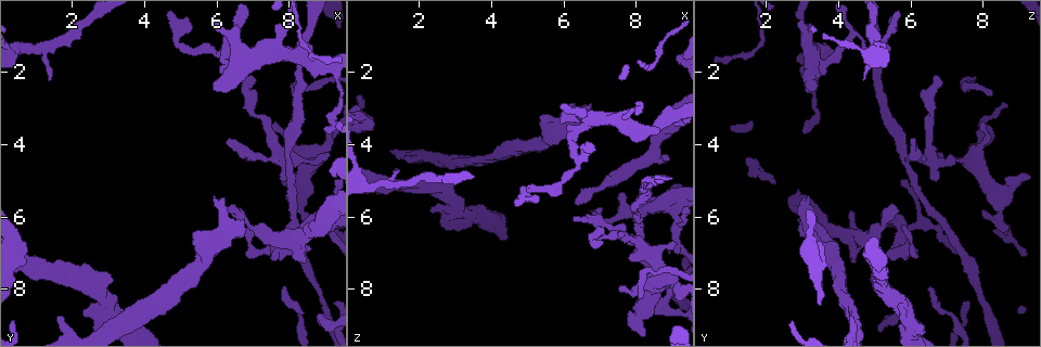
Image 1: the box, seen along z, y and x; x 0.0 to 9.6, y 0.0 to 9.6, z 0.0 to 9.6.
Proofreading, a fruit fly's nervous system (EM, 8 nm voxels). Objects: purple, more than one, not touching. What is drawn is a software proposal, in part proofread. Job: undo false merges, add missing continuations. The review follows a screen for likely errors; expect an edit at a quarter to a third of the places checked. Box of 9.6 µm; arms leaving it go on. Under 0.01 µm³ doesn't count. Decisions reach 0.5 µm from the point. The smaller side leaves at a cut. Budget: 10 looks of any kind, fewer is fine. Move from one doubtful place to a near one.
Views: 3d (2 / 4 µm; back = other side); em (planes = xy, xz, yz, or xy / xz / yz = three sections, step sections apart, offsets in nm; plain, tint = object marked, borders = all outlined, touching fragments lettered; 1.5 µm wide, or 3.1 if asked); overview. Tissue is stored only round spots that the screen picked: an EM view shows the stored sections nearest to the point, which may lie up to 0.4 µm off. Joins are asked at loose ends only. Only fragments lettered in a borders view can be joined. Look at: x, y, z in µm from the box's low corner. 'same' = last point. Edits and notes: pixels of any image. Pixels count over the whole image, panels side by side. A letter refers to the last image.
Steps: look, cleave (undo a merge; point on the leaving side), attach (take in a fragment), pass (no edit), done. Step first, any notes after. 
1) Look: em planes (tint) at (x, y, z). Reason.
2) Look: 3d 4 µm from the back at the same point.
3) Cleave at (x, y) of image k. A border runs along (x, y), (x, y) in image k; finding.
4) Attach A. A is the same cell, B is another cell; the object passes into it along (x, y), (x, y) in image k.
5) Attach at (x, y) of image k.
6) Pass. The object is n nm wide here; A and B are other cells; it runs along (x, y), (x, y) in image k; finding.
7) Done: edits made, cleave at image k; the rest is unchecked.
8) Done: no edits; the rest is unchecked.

Look: em 3.1 µm planes (plain) at (8.95, 5.95, 8.00). Branch stops here.

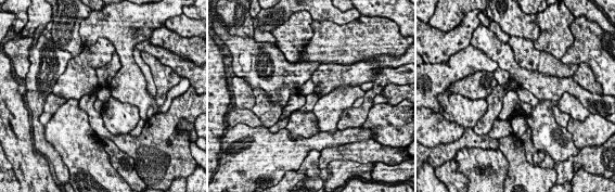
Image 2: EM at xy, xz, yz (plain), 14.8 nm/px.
Look: em 3.1 µm planes (borders) at the same point. See the neighbours.

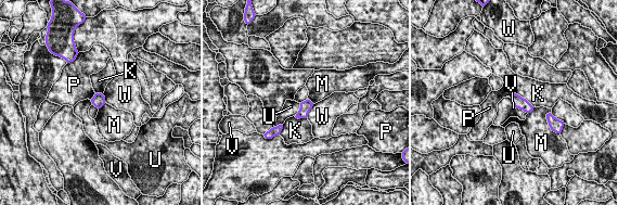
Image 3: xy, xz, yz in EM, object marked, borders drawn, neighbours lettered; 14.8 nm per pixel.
Pass. The longest contact is with K, 380 nm; K, M, P, U, V and W are other cells; a border runs along (510, 98), (516, 107), (527, 113) in image 3; no lettered fragment goes on from it.

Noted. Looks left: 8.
Look: em planes (tint) at (8.05, 2.60, 8.25). Free end.

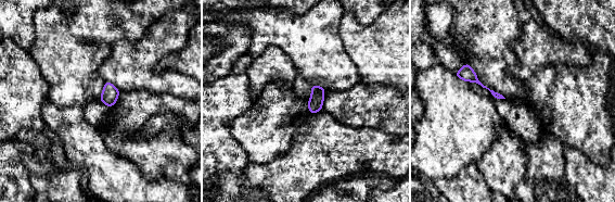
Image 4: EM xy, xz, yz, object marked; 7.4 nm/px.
Look: em planes (borders) at the same point.

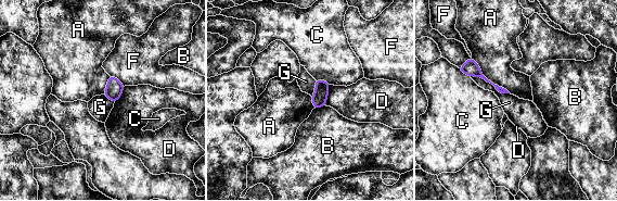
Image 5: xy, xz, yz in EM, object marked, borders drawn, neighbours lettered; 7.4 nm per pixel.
Pass. A, B, C, D, F and G are other cells; a border runs along (472, 57), (488, 79), (510, 92) in image 5; none of them fits.

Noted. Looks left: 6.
Look: em planes (tint) at (4.85, 0.95, 5.35). Abrupt turn.

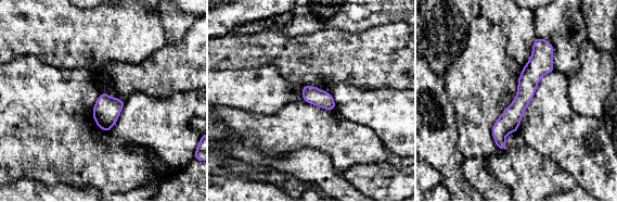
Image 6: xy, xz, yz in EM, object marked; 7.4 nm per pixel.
Look: em planes (borders) at the same point.

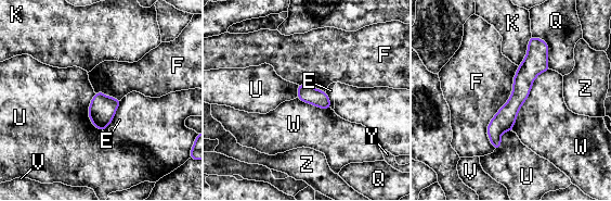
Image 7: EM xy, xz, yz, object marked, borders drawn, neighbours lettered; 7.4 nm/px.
Pass. E, F, K, Q, U, V, W, Y and Z are other cells; a border runs along (94, 93), (89, 118), (102, 130) in image 7; continuous, no second neuron.

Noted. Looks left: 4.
Look: 3d 4 µm at (8.35, 6.50, 4.35). Abrupt turn.

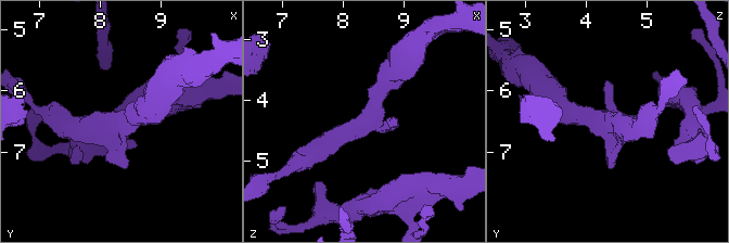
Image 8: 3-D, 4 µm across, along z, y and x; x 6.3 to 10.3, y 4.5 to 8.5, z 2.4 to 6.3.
Look: em yz step 4 (tint) at (8.30, 6.55, 4.40). Now the EM.

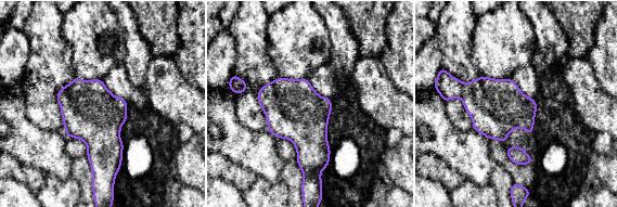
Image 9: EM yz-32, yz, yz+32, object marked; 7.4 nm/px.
Look: em yz step 4 (borders) at the same point. See the neighbours.

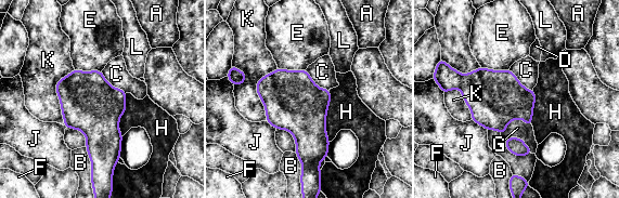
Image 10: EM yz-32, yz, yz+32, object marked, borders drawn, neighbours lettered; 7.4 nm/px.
Pass. A, B, C, D, E, F, G, H, J, K and L are other cells; a border runs along (74, 68), (55, 87), (64, 124) in image 10; continuous, no second neuron.

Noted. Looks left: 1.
Done: no edits; the rest is unchecked.

